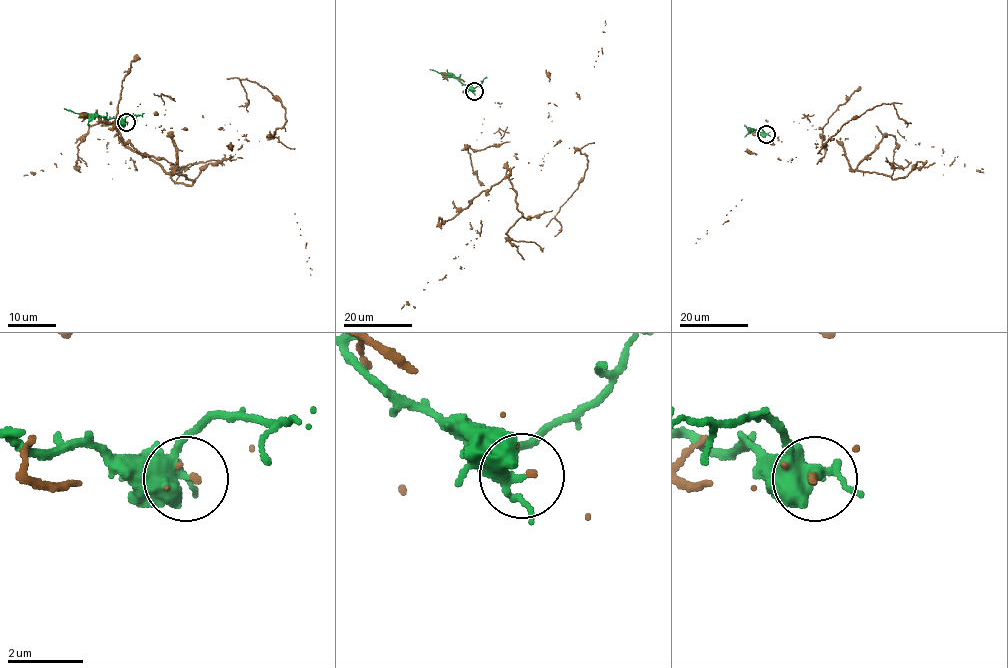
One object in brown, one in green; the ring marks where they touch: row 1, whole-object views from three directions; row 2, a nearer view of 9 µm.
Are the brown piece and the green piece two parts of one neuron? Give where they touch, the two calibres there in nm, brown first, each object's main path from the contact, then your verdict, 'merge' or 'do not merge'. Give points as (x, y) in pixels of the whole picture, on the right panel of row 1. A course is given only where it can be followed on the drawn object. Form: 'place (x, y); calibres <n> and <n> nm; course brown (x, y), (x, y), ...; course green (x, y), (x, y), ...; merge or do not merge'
place (766, 134); calibres 110 and 320 nm; course brown (766, 134), (808, 114), (854, 170), (897, 132), (942, 150), (944, 164), (958, 156), (983, 173); course green (766, 134), (744, 125); do not merge

